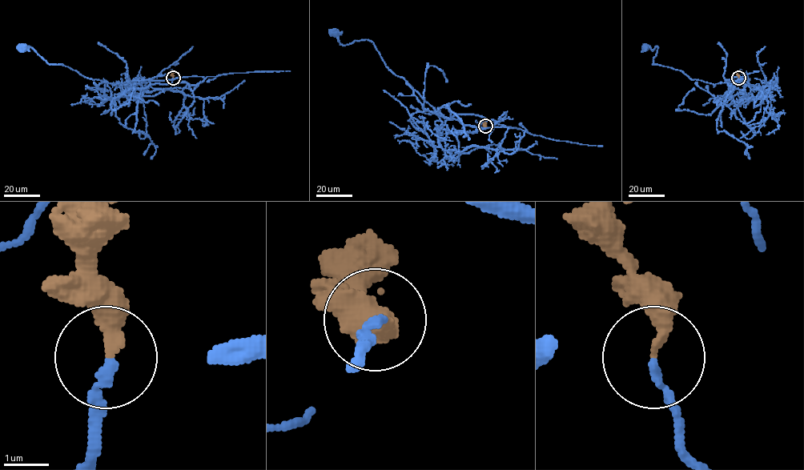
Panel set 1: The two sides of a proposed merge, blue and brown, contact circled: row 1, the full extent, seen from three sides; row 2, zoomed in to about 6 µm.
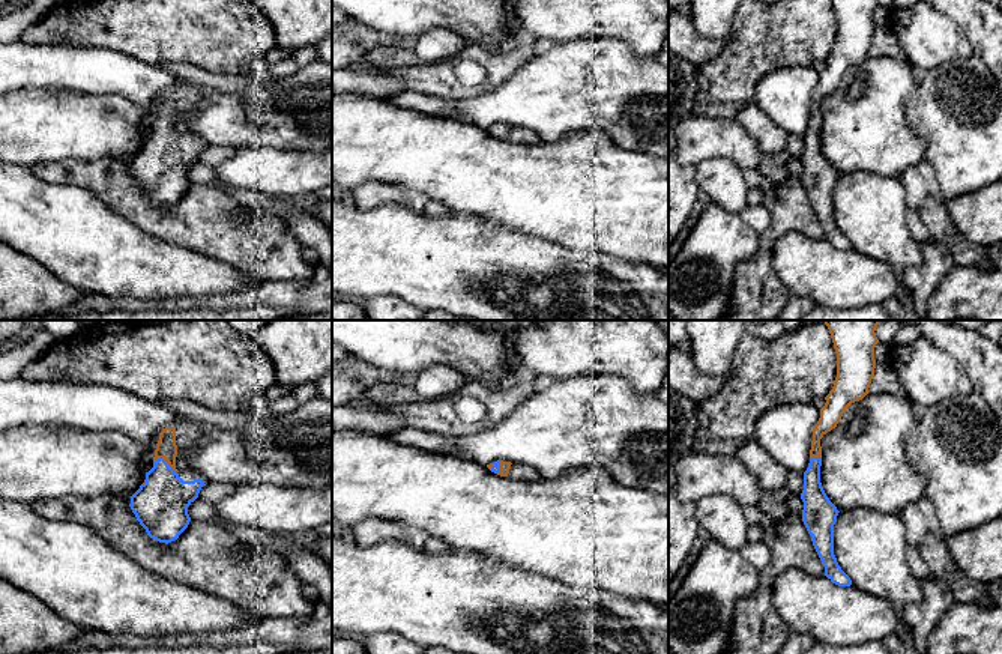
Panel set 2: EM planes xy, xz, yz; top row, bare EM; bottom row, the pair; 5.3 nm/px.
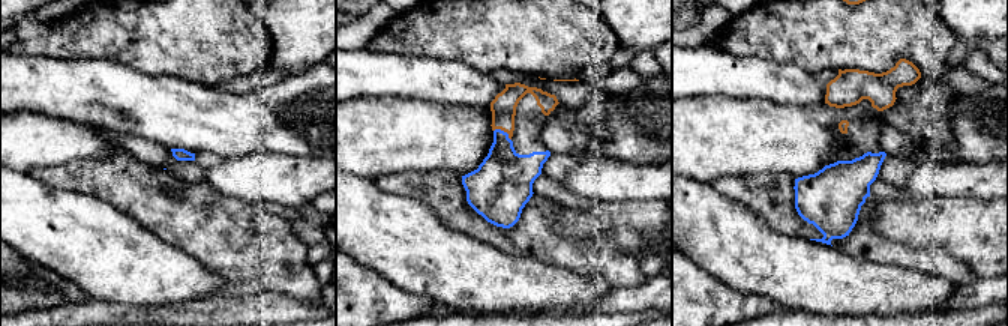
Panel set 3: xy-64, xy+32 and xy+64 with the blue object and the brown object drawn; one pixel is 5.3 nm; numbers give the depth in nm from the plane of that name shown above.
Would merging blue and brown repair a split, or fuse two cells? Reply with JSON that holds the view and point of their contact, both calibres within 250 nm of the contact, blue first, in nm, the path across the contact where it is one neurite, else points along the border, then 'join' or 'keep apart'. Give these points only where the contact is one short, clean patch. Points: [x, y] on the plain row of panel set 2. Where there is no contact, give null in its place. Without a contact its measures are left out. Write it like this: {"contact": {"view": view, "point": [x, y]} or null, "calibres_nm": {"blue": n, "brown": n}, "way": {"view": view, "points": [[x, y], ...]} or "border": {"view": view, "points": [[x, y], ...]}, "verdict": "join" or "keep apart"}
{"contact": {"view": "xy", "point": [165, 125]}, "calibres_nm": {"blue": 280, "brown": 110}, "way": {"view": "xy", "points": [[161, 167], [165, 125], [165, 112]]}, "verdict": "join"}

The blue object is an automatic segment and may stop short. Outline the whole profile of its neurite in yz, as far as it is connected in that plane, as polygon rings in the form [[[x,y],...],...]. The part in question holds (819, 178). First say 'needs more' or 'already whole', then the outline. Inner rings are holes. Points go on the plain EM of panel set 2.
needs more | [[[831,0],[837,17],[837,41],[820,81],[813,92],[810,126],[804,135],[802,185],[825,230],[825,239],[838,250],[850,250],[850,241],[841,233],[834,218],[834,188],[838,173],[826,159],[820,146],[820,102],[837,90],[844,74],[868,57],[874,39],[874,11],[877,0]]]

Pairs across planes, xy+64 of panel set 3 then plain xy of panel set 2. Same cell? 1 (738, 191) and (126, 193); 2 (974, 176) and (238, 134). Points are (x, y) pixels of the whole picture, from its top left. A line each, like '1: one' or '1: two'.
1: one
2: two

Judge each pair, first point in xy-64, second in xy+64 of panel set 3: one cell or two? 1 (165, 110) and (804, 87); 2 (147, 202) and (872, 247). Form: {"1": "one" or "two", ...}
{"1": "one", "2": "one"}

